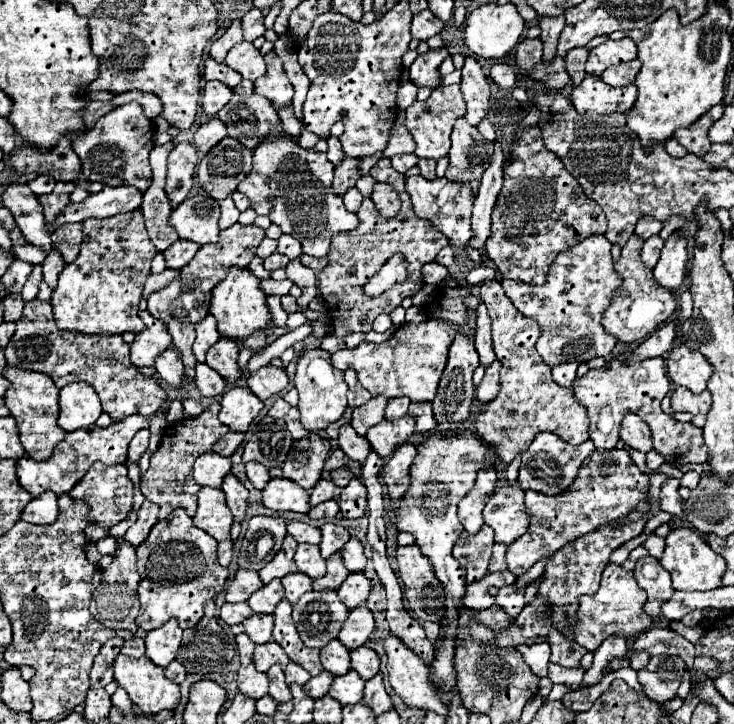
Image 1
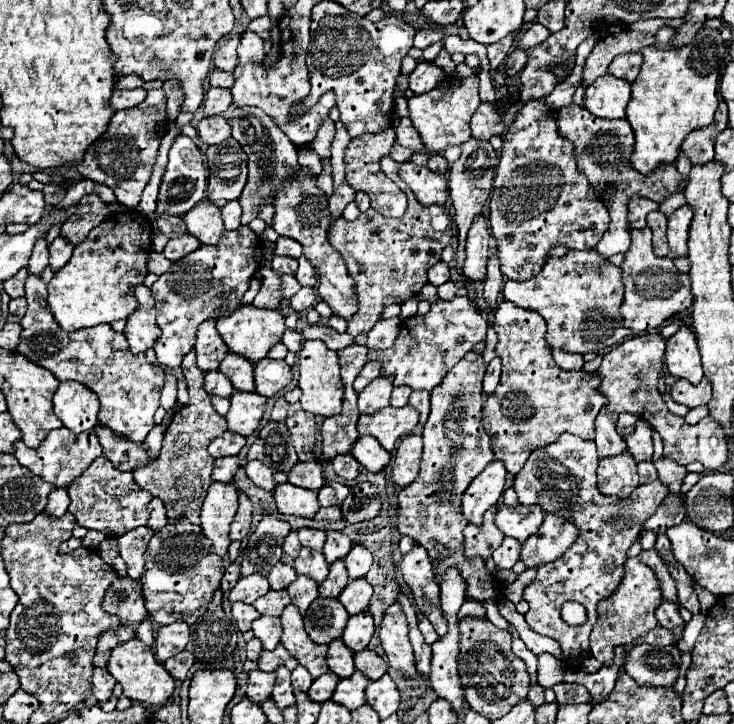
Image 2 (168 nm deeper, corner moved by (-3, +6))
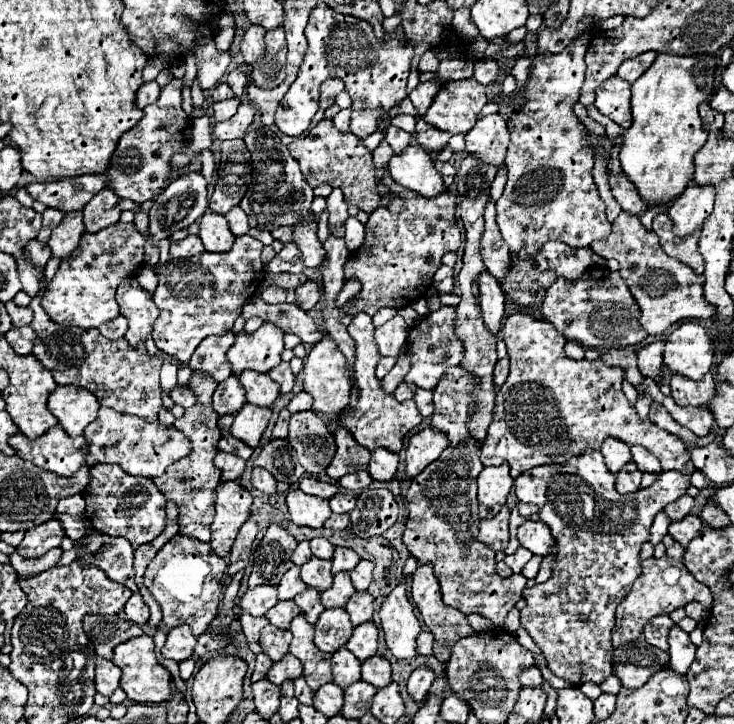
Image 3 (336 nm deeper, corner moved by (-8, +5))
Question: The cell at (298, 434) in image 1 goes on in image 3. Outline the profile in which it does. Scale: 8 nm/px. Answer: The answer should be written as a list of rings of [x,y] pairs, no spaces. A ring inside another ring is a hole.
[[[300,411],[292,415],[288,441],[296,451],[300,465],[308,473],[324,473],[332,463],[336,451],[334,435],[314,411]]]

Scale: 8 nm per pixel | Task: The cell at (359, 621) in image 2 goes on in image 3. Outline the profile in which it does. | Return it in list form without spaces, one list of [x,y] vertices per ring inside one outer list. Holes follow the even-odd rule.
[[[362,623],[362,627],[356,627],[350,641],[346,643],[348,651],[356,655],[358,661],[366,661],[368,657],[376,655],[378,649],[378,629],[376,625],[370,623]]]

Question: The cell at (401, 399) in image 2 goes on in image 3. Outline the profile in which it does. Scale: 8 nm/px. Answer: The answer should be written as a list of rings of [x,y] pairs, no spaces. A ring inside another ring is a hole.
[[[400,383],[398,389],[394,391],[394,397],[396,397],[398,401],[406,401],[406,399],[412,399],[414,393],[416,393],[416,387],[414,387],[414,385],[410,385],[410,383]]]

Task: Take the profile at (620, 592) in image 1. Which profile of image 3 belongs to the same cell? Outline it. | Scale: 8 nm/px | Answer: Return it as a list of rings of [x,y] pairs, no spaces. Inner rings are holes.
[[[668,555],[656,559],[644,559],[642,561],[642,573],[634,581],[628,597],[622,599],[622,603],[616,609],[616,625],[612,629],[612,641],[614,647],[622,643],[636,641],[642,635],[642,627],[656,615],[668,615],[678,607],[686,607],[690,601],[698,601],[704,605],[704,609],[712,607],[712,593],[706,585],[698,583],[688,572],[680,559],[670,559]]]

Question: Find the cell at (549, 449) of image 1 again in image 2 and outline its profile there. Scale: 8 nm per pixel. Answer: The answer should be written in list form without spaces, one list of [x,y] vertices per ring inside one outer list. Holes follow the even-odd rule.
[[[561,434],[557,442],[543,446],[541,450],[533,450],[513,482],[521,504],[539,504],[547,512],[572,516],[578,530],[580,529],[577,542],[561,558],[541,566],[537,570],[537,578],[523,592],[523,598],[529,604],[529,612],[525,614],[527,624],[537,634],[555,638],[561,644],[565,660],[569,662],[591,656],[589,634],[597,620],[597,602],[611,596],[619,586],[629,546],[641,536],[643,522],[657,512],[663,498],[667,496],[667,488],[659,480],[637,486],[635,492],[625,500],[603,496],[597,490],[597,464],[599,458],[593,440],[583,440],[573,434]],[[569,600],[585,606],[585,624],[569,626],[563,622],[563,618],[559,618],[561,606]]]

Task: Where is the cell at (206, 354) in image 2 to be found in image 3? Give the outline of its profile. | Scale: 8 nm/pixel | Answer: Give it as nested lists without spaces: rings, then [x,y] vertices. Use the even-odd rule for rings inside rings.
[[[228,331],[226,335],[218,335],[218,337],[206,337],[198,345],[198,351],[194,351],[194,355],[190,357],[188,365],[194,371],[208,373],[212,379],[216,379],[216,383],[222,383],[224,379],[228,379],[232,375],[230,363],[226,359],[226,351],[232,345],[234,345],[232,331]]]

